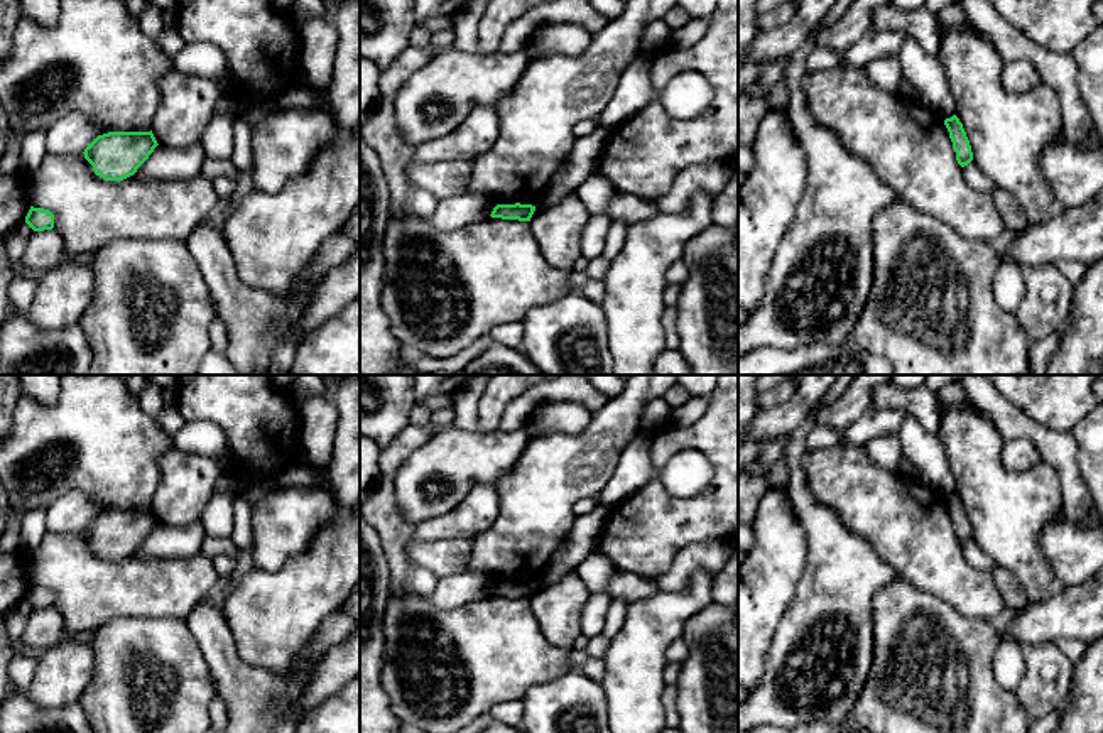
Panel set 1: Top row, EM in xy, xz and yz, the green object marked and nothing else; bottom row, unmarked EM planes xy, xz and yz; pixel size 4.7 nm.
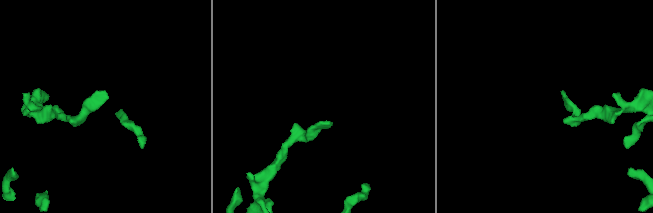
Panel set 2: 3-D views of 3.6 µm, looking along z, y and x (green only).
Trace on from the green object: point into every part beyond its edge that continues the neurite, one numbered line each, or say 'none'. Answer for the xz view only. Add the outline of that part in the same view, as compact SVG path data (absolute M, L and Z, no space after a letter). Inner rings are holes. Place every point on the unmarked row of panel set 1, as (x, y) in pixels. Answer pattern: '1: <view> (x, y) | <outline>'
none

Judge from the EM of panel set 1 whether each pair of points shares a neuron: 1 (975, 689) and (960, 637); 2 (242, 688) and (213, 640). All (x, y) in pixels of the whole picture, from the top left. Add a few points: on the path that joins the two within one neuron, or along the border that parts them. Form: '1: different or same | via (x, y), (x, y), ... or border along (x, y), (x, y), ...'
1: same | via (965, 676), (963, 651)
2: same | via (232, 676), (220, 652)

